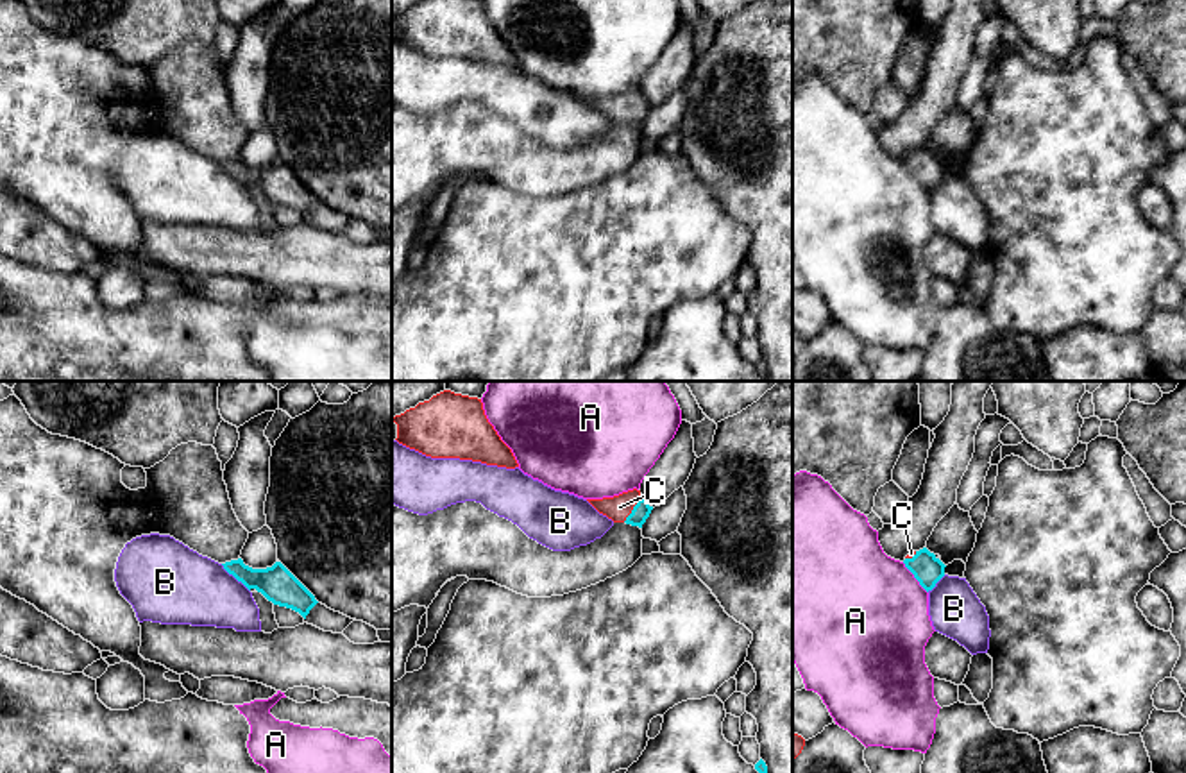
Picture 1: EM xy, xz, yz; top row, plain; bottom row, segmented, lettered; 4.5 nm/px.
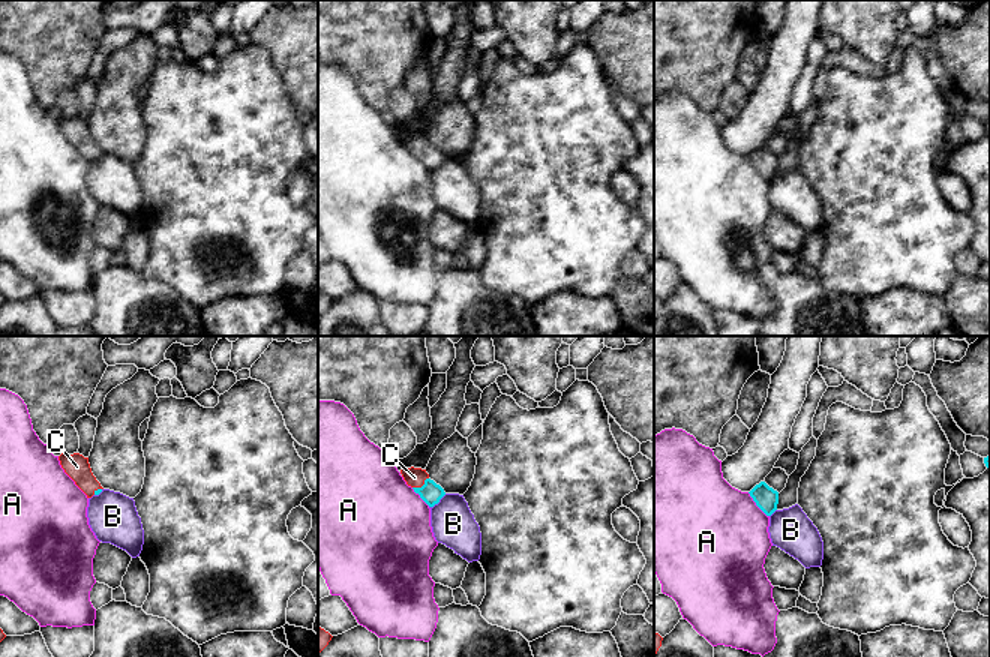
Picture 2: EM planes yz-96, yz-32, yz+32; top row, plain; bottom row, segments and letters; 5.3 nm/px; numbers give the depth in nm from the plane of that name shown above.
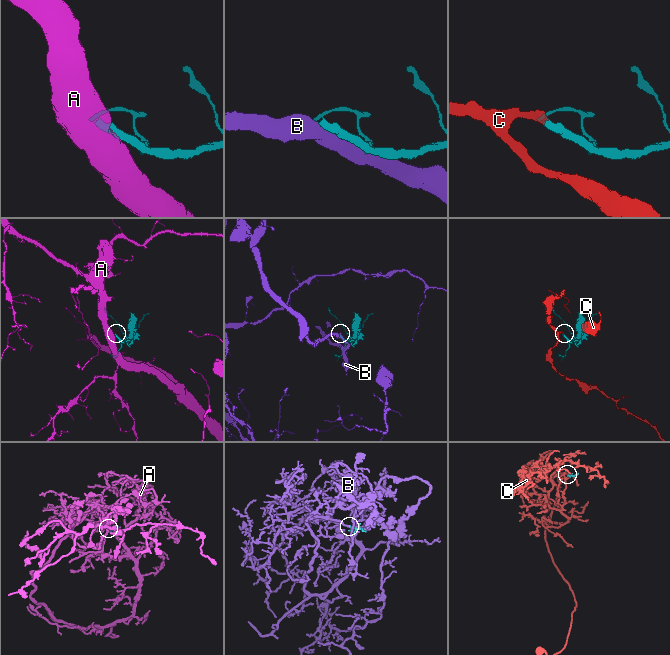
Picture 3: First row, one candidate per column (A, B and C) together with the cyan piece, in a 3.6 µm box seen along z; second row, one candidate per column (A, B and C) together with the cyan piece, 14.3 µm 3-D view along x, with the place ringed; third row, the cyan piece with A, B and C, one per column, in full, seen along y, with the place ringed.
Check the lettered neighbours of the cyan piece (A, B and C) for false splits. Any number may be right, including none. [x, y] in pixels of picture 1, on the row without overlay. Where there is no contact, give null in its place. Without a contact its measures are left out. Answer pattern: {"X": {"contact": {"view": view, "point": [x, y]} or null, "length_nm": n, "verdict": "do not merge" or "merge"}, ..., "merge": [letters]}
{"A": {"contact": {"view": "yz", "point": [914, 176]}, "length_nm": 180, "verdict": "do not merge"}, "B": {"contact": {"view": "xy", "point": [235, 176]}, "length_nm": 180, "verdict": "do not merge"}, "C": {"contact": {"view": "xz", "point": [634, 108]}, "length_nm": 150, "verdict": "merge"}, "merge": ["C"]}

